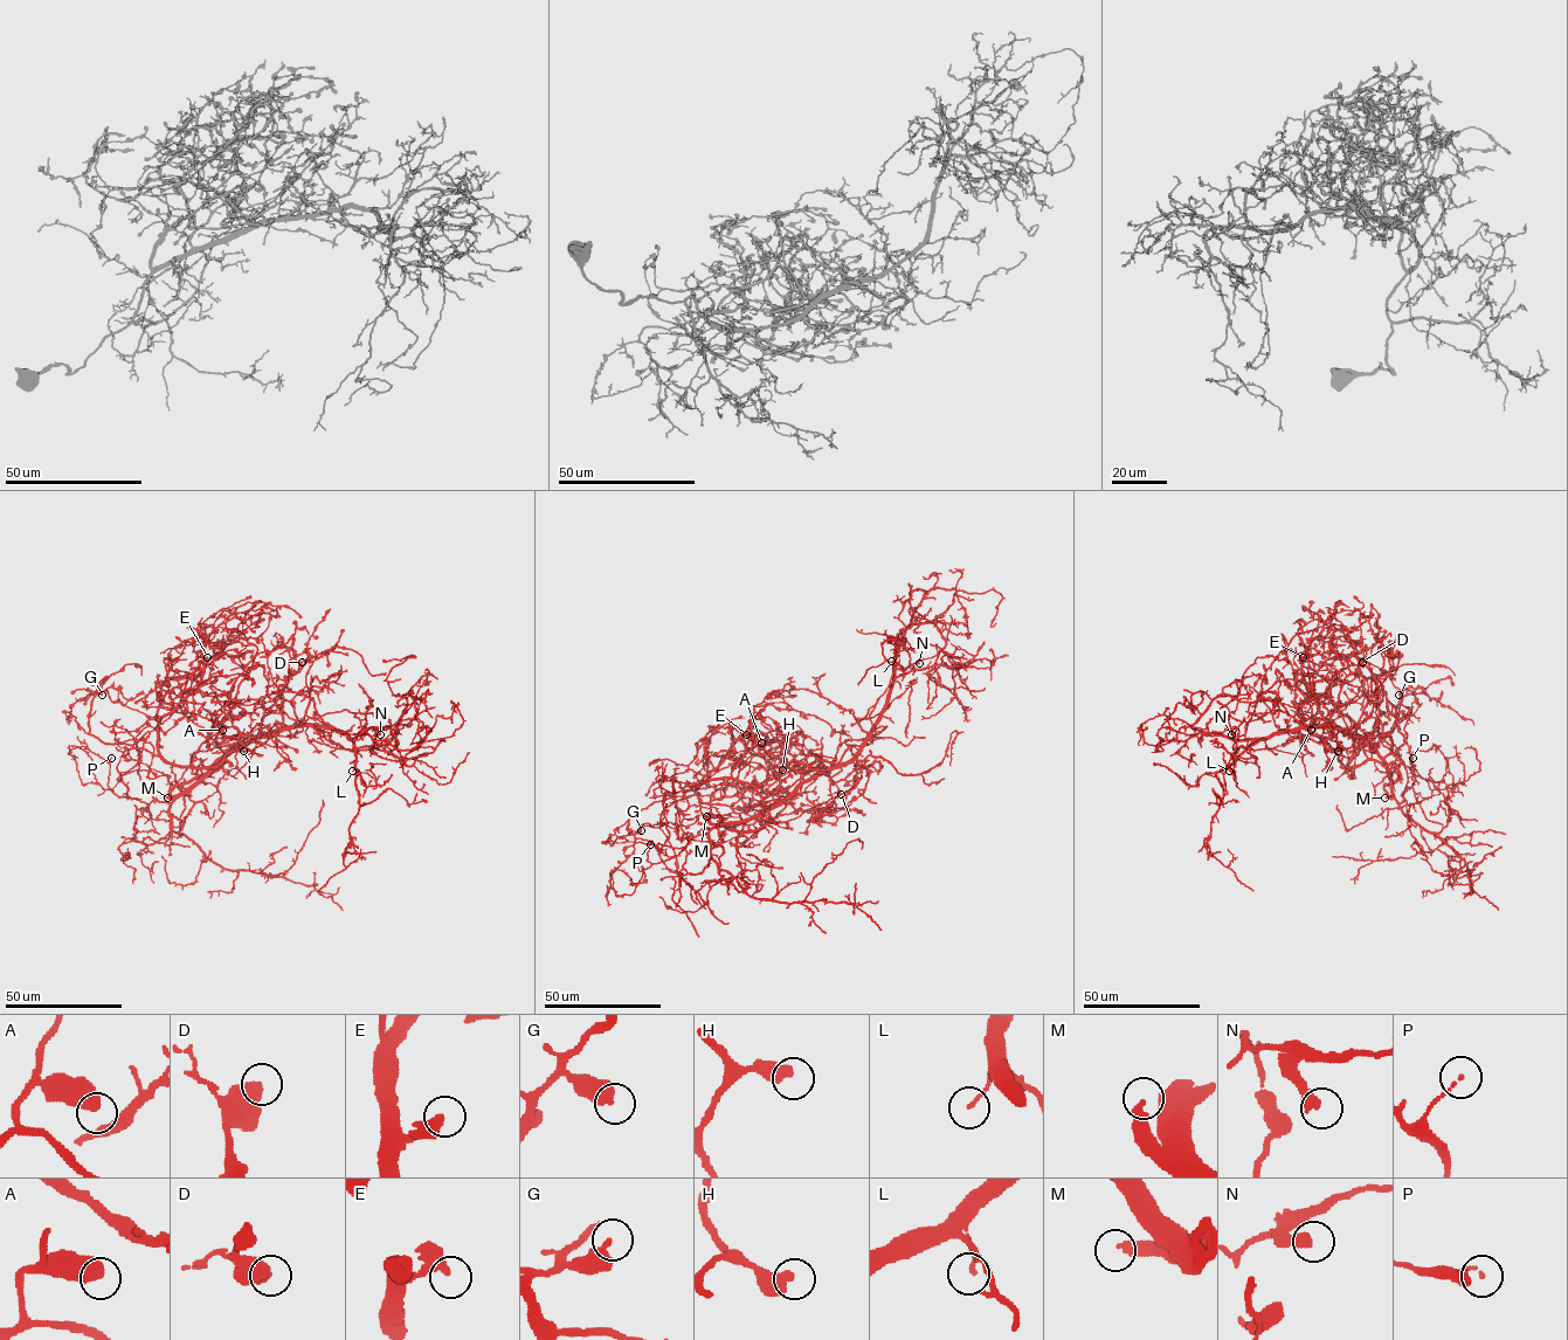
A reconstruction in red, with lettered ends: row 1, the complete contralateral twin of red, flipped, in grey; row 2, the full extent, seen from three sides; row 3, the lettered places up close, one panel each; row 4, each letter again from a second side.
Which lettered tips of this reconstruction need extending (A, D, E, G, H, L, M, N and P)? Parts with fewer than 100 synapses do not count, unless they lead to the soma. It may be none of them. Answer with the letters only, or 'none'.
M

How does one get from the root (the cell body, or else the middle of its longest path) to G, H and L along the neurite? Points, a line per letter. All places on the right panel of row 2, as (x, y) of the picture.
G: (1356, 738), (1370, 744), (1372, 758), (1347, 767), (1359, 748), (1389, 732), (1399, 712), (1399, 695)
H: (1356, 738), (1340, 731), (1338, 746), (1339, 743), (1327, 738), (1327, 744), (1338, 751)
L: (1356, 738), (1335, 726), (1285, 731), (1254, 741), (1233, 762), (1229, 771)

